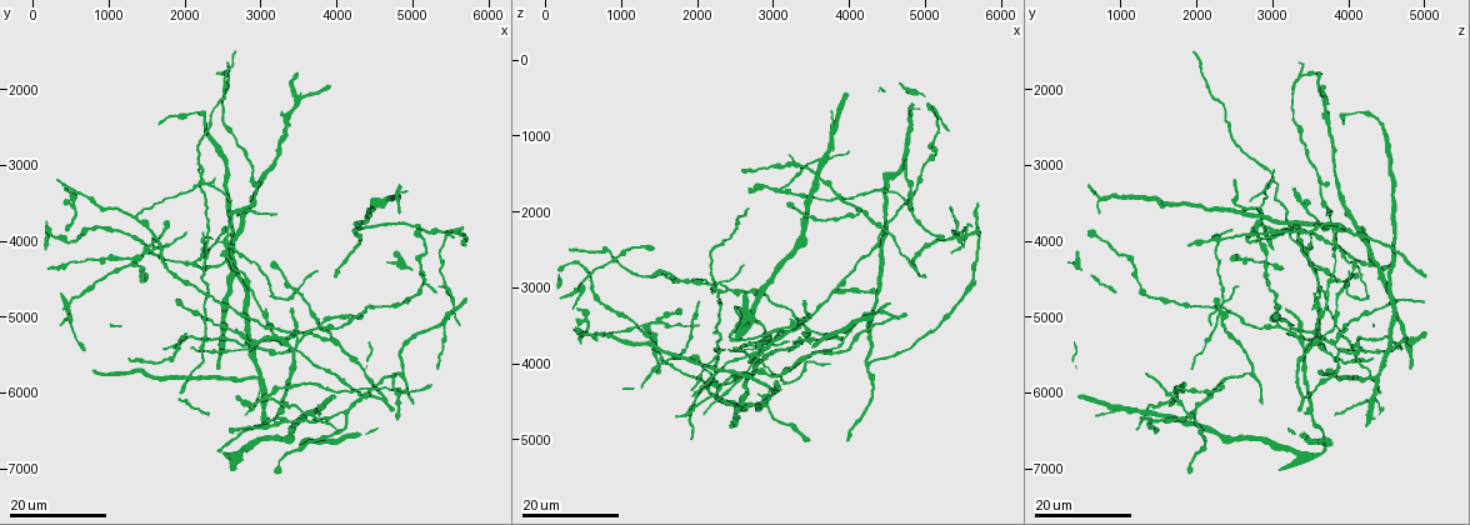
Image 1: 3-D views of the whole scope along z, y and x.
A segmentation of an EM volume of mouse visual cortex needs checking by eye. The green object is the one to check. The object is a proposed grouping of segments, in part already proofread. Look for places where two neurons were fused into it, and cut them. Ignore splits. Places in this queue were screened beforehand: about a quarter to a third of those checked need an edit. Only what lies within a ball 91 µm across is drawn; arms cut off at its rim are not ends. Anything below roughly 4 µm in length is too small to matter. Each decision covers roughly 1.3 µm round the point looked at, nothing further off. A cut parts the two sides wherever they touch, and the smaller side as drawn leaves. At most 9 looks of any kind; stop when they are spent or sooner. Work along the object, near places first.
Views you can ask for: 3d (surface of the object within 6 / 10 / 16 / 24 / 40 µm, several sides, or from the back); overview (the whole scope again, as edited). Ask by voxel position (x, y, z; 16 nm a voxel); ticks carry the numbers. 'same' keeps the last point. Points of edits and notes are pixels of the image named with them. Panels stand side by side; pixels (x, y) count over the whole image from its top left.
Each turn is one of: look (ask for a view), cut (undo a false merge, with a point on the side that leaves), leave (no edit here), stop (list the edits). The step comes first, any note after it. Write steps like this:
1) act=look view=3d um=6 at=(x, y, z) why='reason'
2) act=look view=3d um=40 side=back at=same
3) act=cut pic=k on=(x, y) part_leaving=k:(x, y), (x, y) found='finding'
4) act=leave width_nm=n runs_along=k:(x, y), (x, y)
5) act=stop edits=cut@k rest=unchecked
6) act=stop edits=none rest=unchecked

act=look view=3d um=24 at=(2900, 5350, 3800)

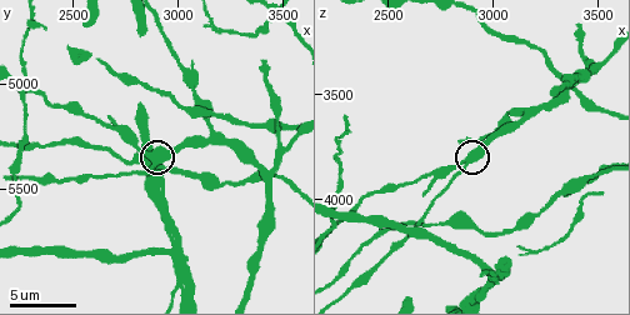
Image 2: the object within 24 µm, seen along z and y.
act=look view=3d um=10 at=(2900, 5360, 3810) why='zoom in'

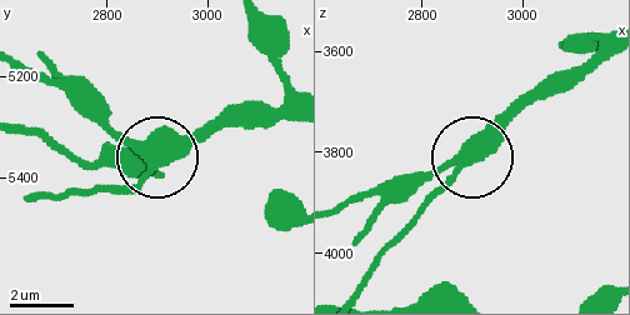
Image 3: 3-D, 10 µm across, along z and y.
act=leave side_arm_um=20 runs_along=3:(603, 49), (578, 70), (545, 81), (419, 208) found='all the same neuron'

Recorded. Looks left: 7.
act=look view=3d um=24 at=(2650, 4450, 4450) why='three arms meet'

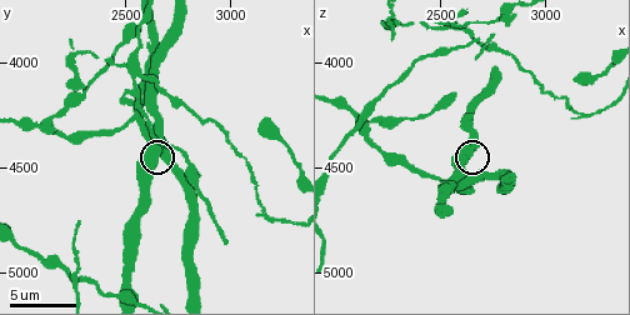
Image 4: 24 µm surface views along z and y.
act=look view=3d um=10 at=same why='zoom in'

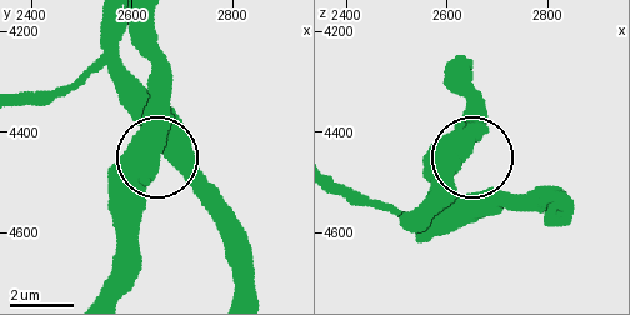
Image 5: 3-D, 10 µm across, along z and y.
act=look view=3d um=6 at=same

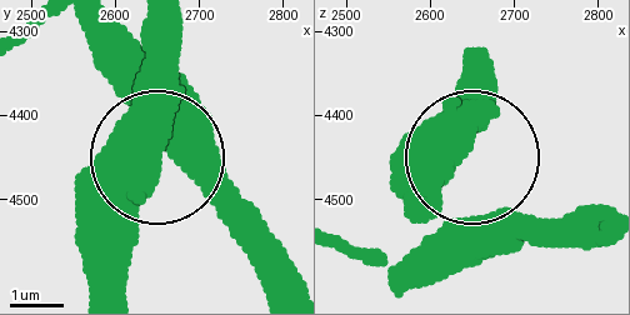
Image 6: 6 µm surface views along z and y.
act=leave side_arm_um=23 arms=3 found='continuous, no second neuron'

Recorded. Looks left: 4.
act=look view=3d um=6 at=(2570, 4070, 3830)

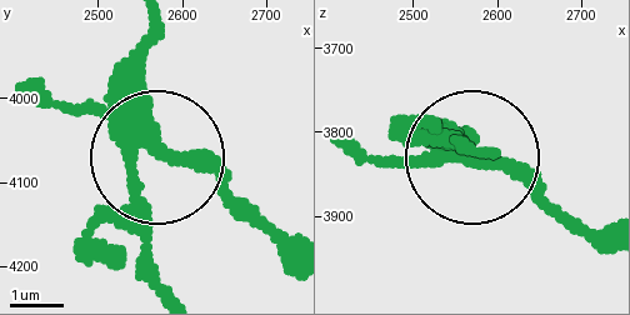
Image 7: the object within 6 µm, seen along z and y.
act=cut pic=7 on=(56, 105) part_leaving=7:(145, 119), (288, 231) found='a second neuron is stuck on'

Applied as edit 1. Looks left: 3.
act=look view=overview why='redraw'

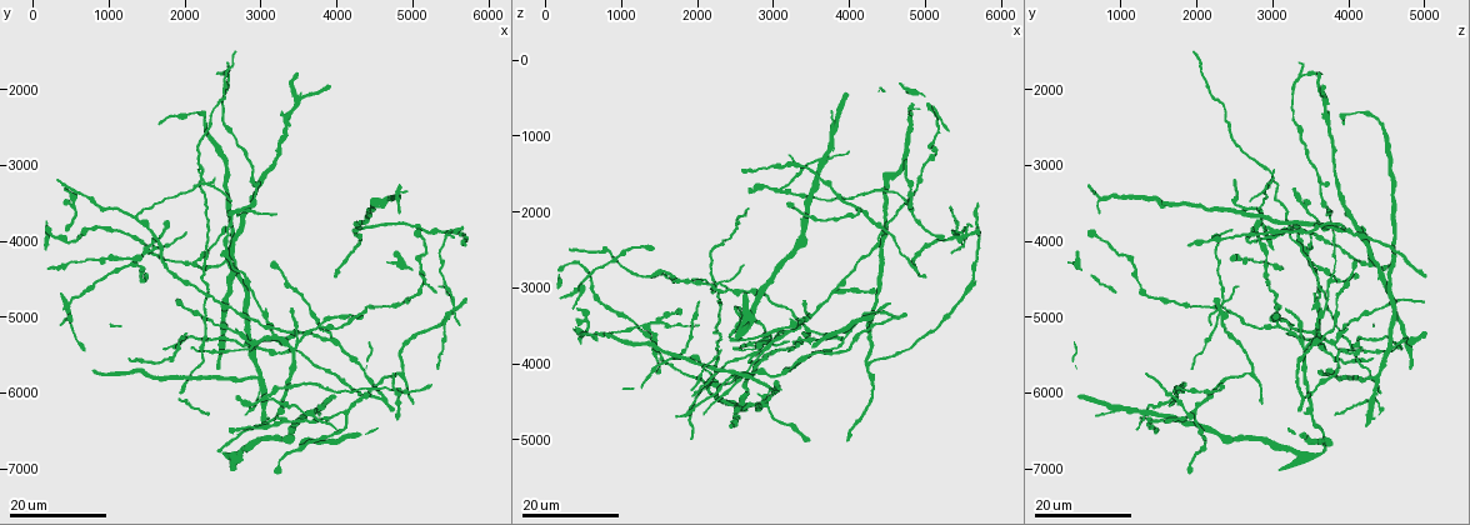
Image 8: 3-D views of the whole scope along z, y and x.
act=look view=3d um=16 at=(3550, 5300, 3350)

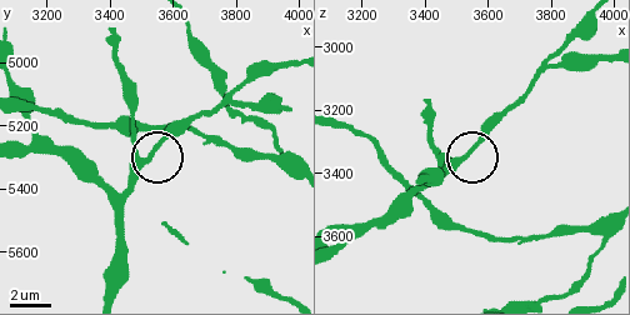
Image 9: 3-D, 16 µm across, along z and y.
act=look view=3d um=10 at=(3510, 5310, 3370)

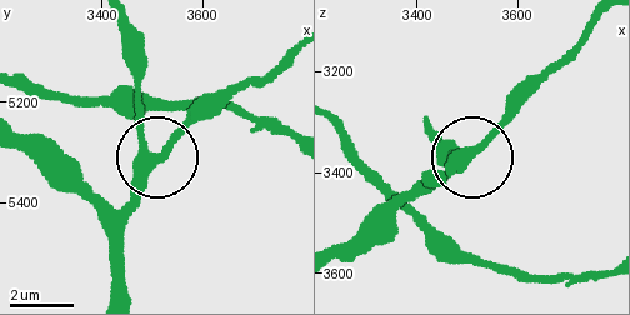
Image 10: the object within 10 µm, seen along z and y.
act=leave width_nm=320 runs_along=10:(109, 289), (111, 216), (154, 160), (141, 128), (141, 58) found='one neuron here'

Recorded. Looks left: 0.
act=stop edits=cut@7 rest=unchecked

